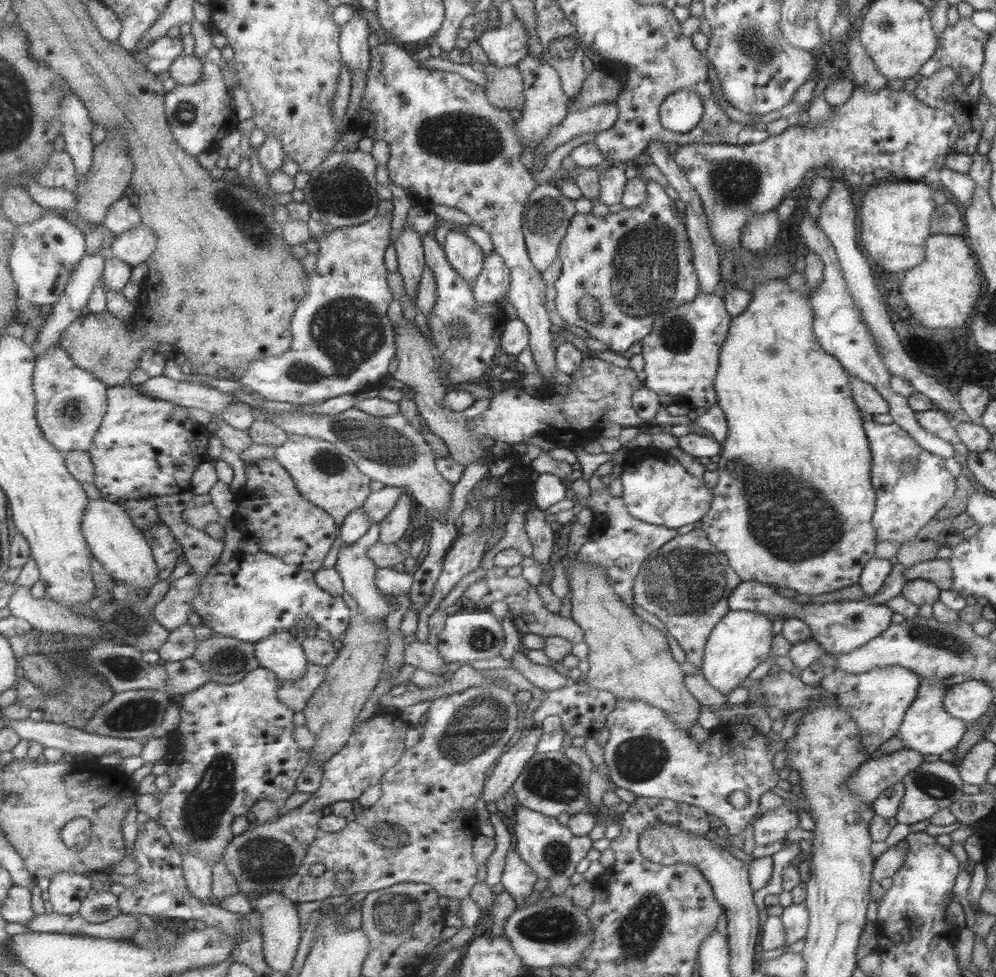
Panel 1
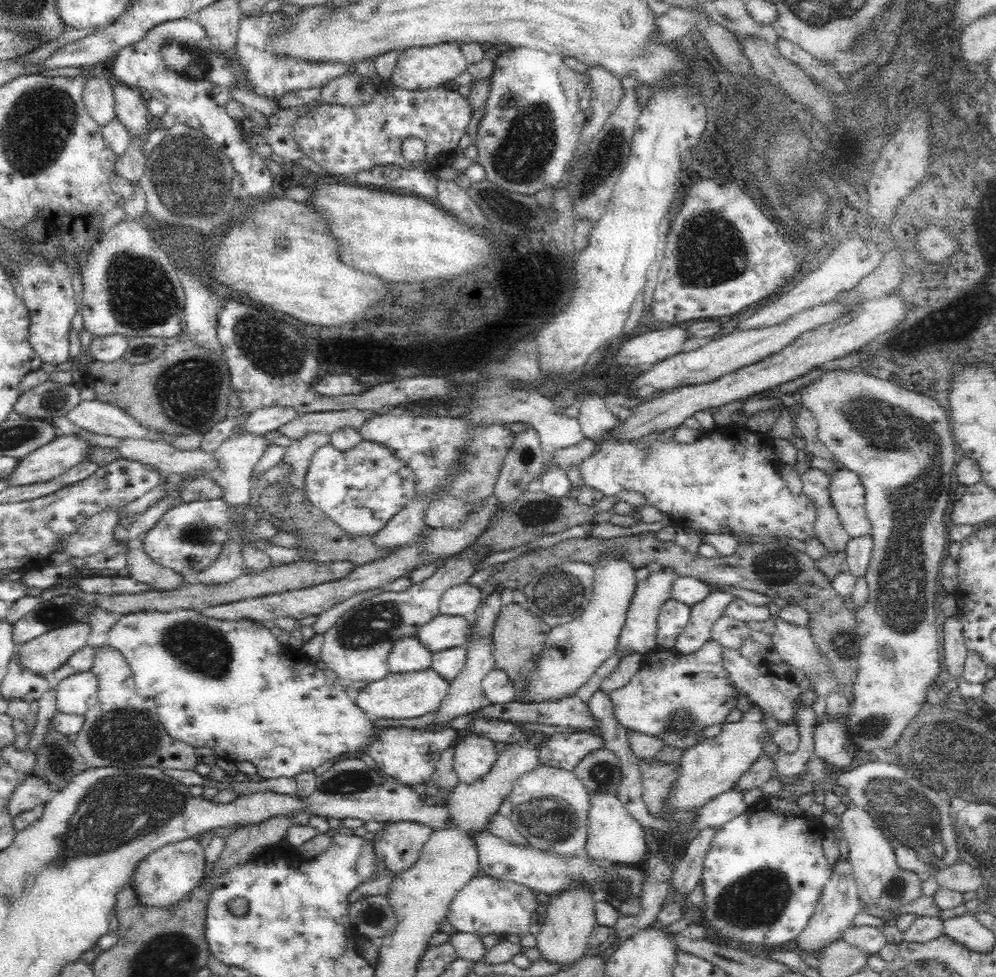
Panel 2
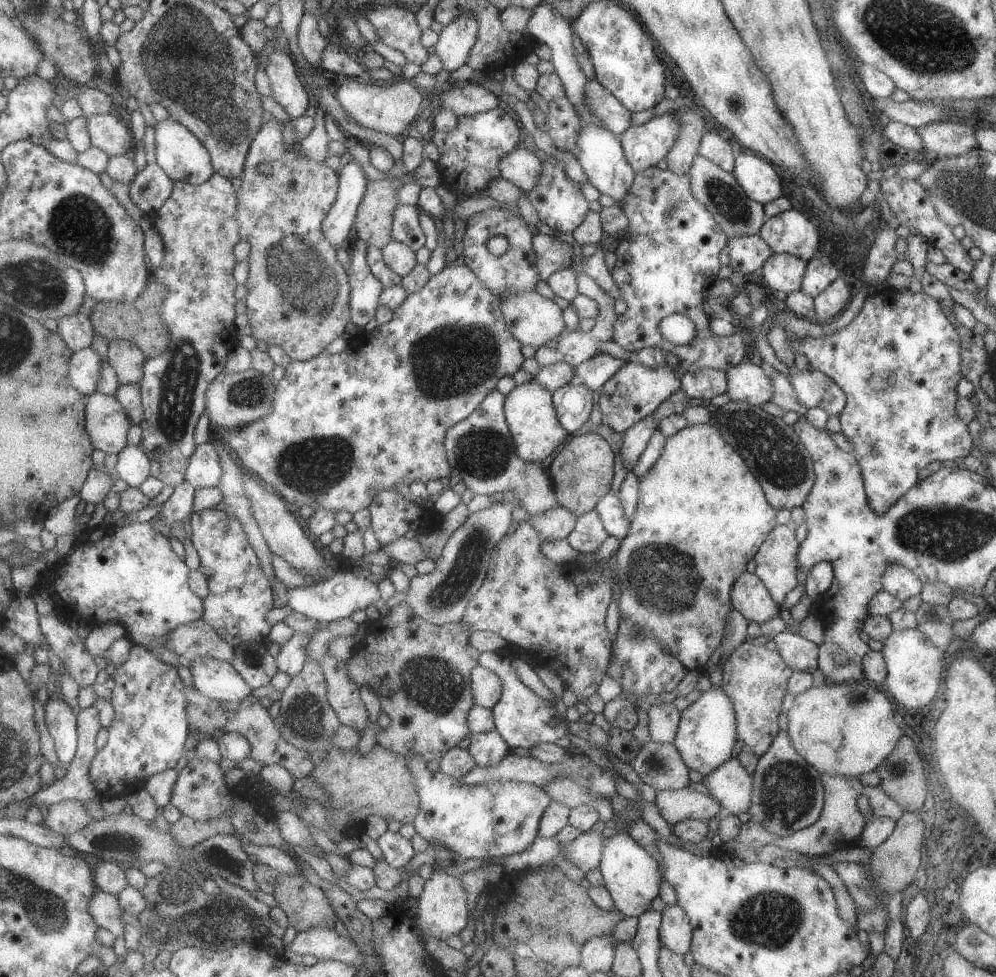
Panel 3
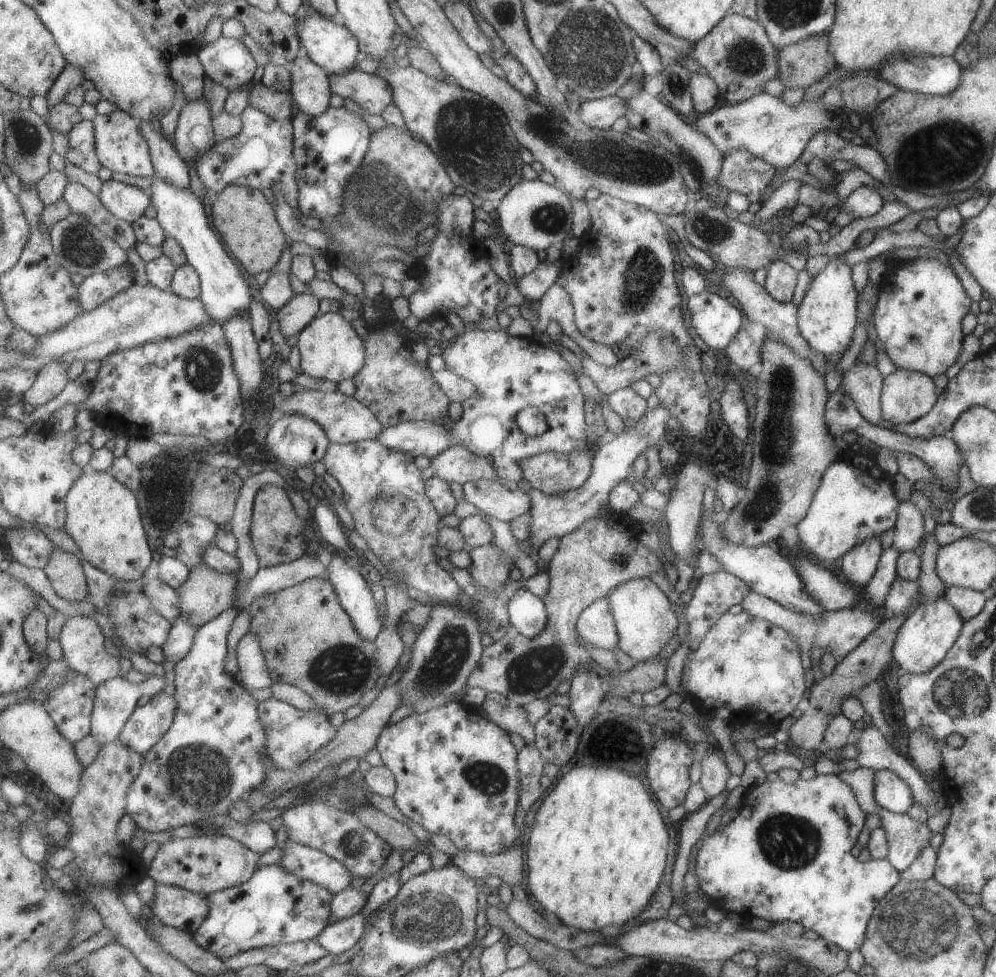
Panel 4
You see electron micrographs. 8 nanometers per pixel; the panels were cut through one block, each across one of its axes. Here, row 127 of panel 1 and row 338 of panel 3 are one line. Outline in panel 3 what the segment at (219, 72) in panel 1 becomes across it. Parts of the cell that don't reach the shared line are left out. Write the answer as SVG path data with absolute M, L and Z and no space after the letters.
M216 172L207 182L204 182L199 186L195 186L188 182L174 181L173 190L169 198L165 201L164 205L156 211L158 219L155 221L155 226L165 240L166 255L165 262L161 264L159 268L154 268L152 272L157 276L159 282L163 282L163 284L169 288L169 296L167 297L167 300L165 300L162 314L172 334L172 341L171 344L169 344L169 350L167 350L165 354L161 354L161 356L157 356L157 358L154 359L148 359L145 365L144 377L140 382L142 388L141 396L145 407L145 420L143 424L140 424L142 427L142 440L139 444L145 449L149 458L151 458L152 475L157 477L159 480L162 480L165 484L170 484L175 488L179 486L179 484L185 482L189 463L191 462L193 455L196 453L198 445L195 444L195 426L197 426L197 422L199 422L201 415L208 414L209 386L211 386L213 381L215 381L216 378L225 371L225 366L227 366L228 358L231 356L232 350L235 350L237 346L239 346L240 330L235 325L235 316L237 316L235 306L237 306L238 300L236 297L236 288L238 287L239 282L238 280L235 280L234 275L234 270L236 269L238 261L237 258L235 258L235 254L233 254L233 248L237 246L237 243L240 240L243 240L243 238L241 238L240 219L239 216L237 216L237 212L239 212L238 206L238 190L235 190L233 182L231 182L231 179L227 178L225 175Z

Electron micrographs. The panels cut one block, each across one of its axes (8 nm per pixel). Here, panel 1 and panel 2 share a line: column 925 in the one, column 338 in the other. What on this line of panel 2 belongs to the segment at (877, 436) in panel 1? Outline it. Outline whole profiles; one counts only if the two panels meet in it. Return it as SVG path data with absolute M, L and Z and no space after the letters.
M366 440L348 452L340 452L329 444L315 450L310 459L303 486L312 504L324 511L330 520L338 523L338 526L352 536L376 534L387 520L390 520L394 514L415 498L415 480L410 469L402 464L401 460L394 458L385 446Z

